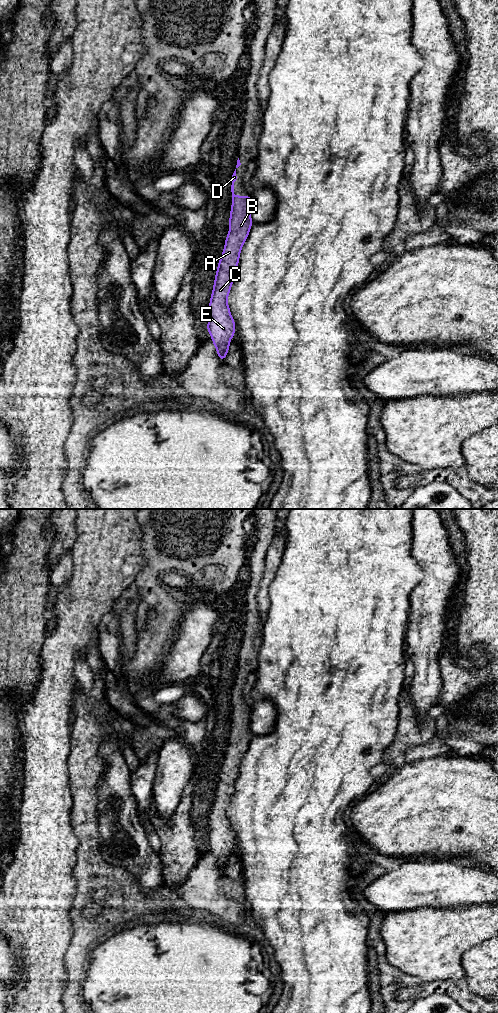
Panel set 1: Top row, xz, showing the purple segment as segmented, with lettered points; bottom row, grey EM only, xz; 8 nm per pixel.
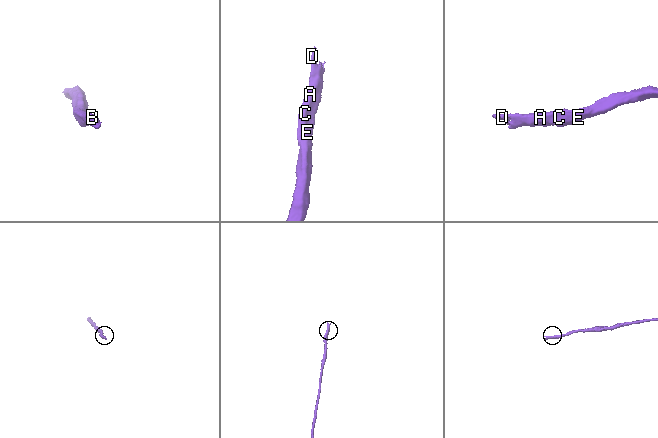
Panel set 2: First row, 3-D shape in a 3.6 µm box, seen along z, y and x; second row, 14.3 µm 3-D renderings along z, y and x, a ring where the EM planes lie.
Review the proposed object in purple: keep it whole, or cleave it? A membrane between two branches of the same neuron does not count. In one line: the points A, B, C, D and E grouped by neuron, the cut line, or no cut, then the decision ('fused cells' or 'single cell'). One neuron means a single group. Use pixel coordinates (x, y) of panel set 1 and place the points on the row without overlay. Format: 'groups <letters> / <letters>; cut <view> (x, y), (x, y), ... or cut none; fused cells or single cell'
groups A B C D E; cut none; single cell

